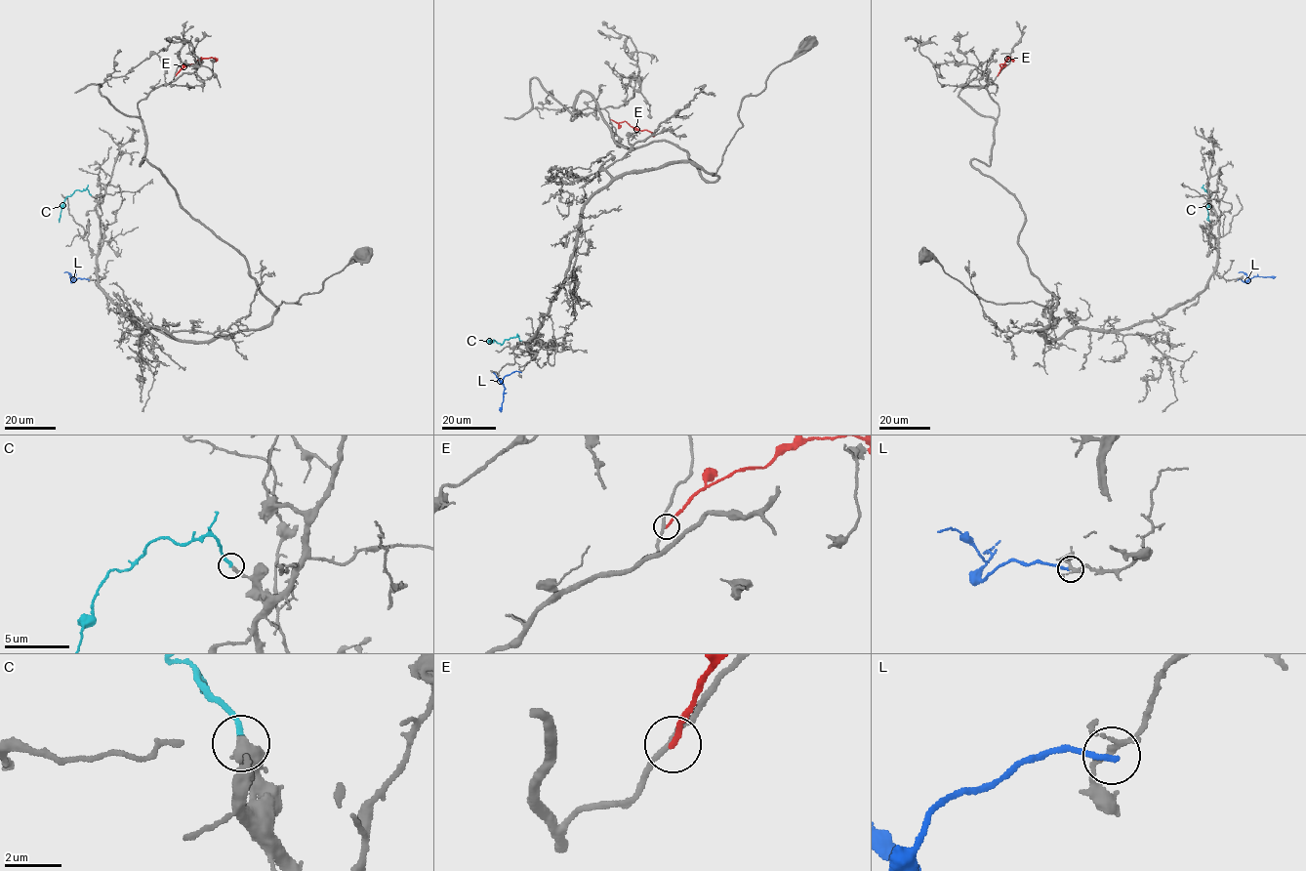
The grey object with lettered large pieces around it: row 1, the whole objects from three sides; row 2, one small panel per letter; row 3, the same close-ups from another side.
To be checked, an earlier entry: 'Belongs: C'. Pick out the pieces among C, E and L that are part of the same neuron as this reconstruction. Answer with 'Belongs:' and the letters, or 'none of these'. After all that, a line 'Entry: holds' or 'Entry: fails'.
Belongs: C
Entry: holds

